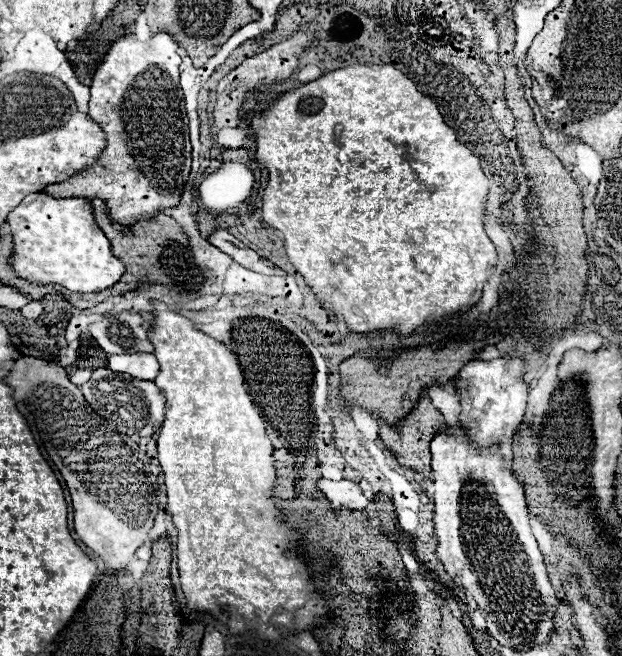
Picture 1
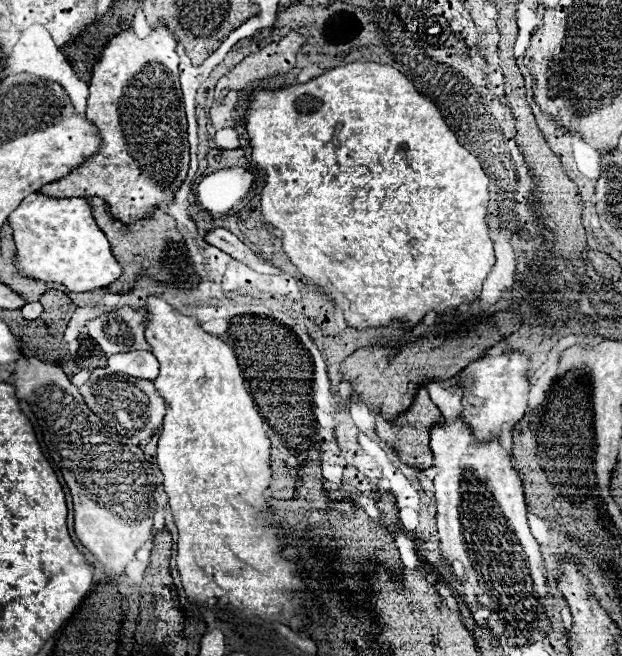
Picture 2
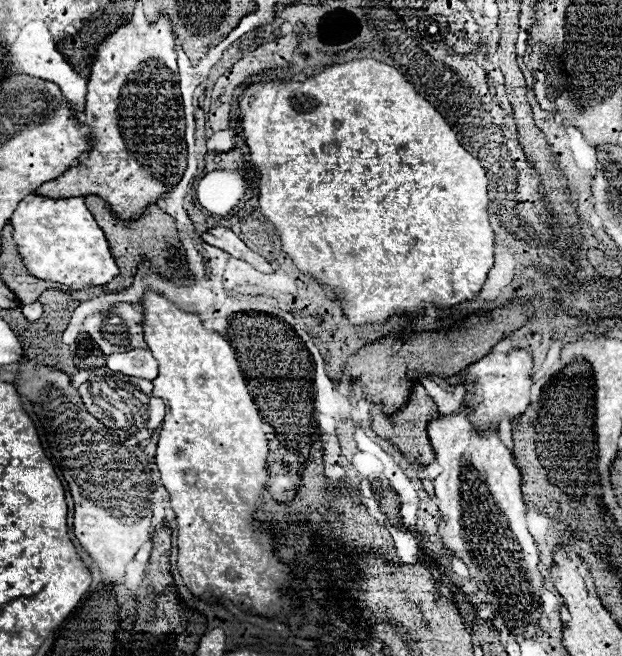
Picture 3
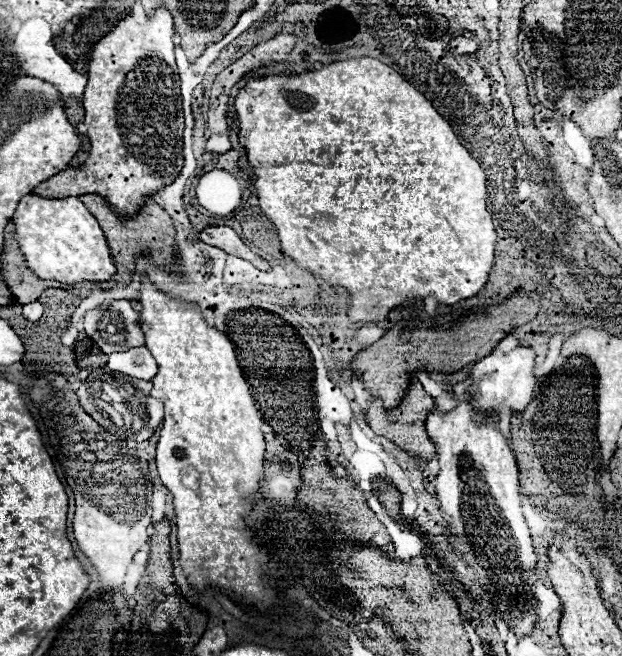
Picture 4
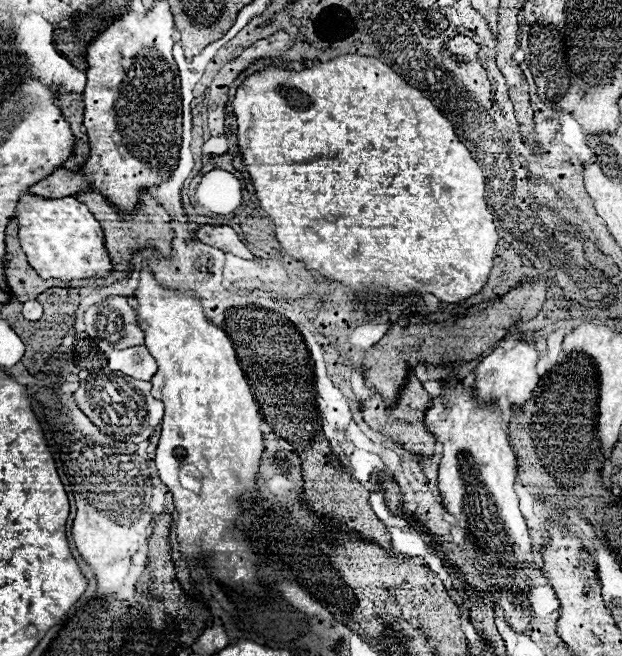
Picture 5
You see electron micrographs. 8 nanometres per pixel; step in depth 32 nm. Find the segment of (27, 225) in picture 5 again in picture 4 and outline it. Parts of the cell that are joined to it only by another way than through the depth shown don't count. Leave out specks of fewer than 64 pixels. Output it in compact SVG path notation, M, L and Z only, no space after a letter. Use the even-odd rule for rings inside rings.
M26 194L20 200L12 222L16 224L16 240L26 256L28 268L42 280L58 280L66 284L84 280L102 282L110 280L116 272L100 224L76 196L42 198Z

